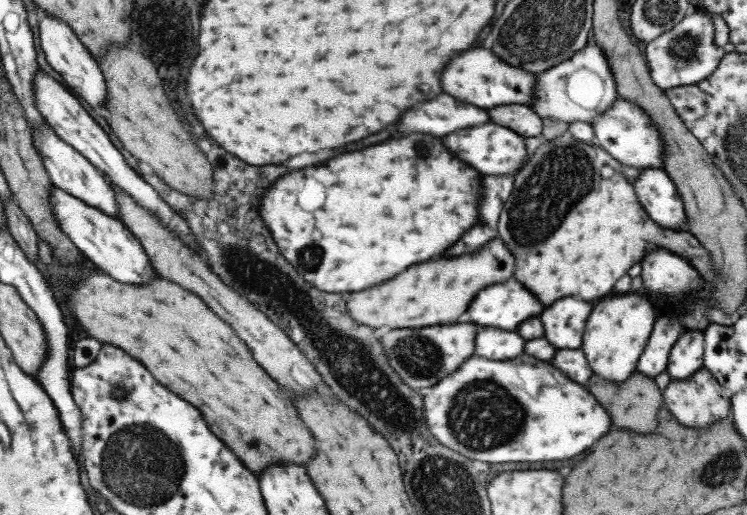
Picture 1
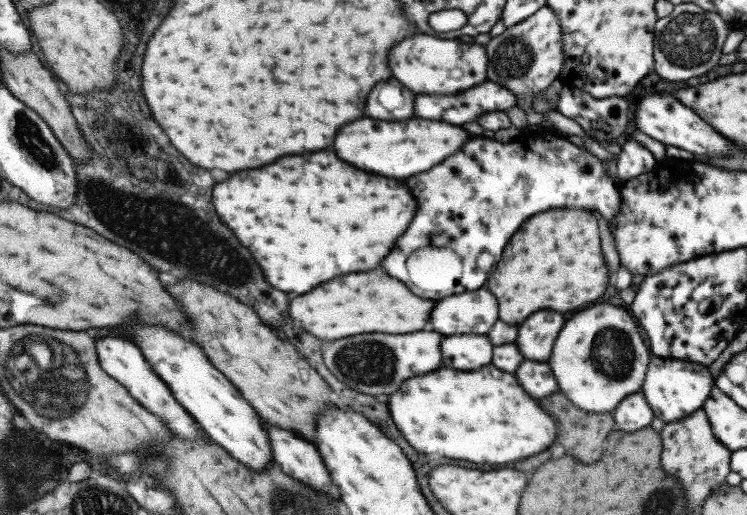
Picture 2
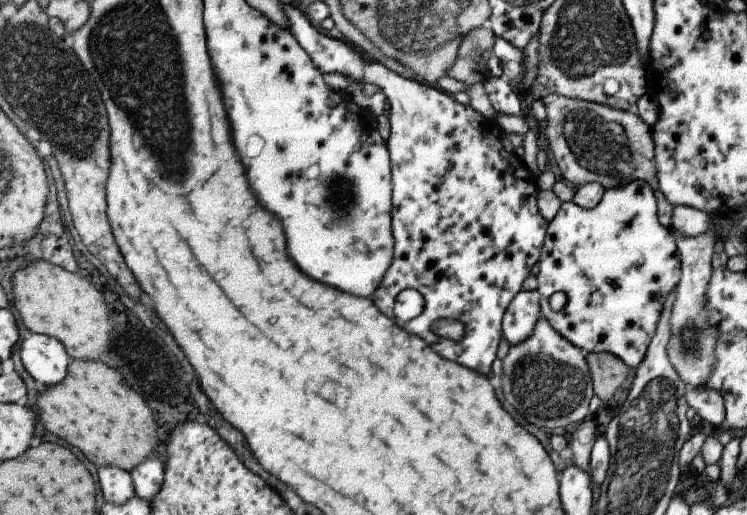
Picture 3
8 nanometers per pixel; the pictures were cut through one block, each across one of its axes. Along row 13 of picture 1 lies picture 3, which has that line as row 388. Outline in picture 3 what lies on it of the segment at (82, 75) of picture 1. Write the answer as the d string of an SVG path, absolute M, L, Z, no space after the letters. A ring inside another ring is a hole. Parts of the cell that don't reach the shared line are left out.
M35 333L21 340L19 358L39 389L59 384L72 359L59 340Z

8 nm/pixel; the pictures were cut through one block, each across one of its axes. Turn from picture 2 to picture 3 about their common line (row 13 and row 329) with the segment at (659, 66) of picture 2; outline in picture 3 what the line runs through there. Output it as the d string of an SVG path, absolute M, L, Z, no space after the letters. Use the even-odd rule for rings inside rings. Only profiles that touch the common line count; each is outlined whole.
M670 228L671 237L677 246L678 259L680 262L680 279L676 284L675 300L669 314L669 340L665 346L667 360L671 368L675 369L679 380L689 390L705 390L705 382L711 376L711 368L715 364L715 326L707 324L707 318L703 314L705 306L705 292L707 282L711 278L711 255L715 244L715 231L703 232L698 236L679 236Z

